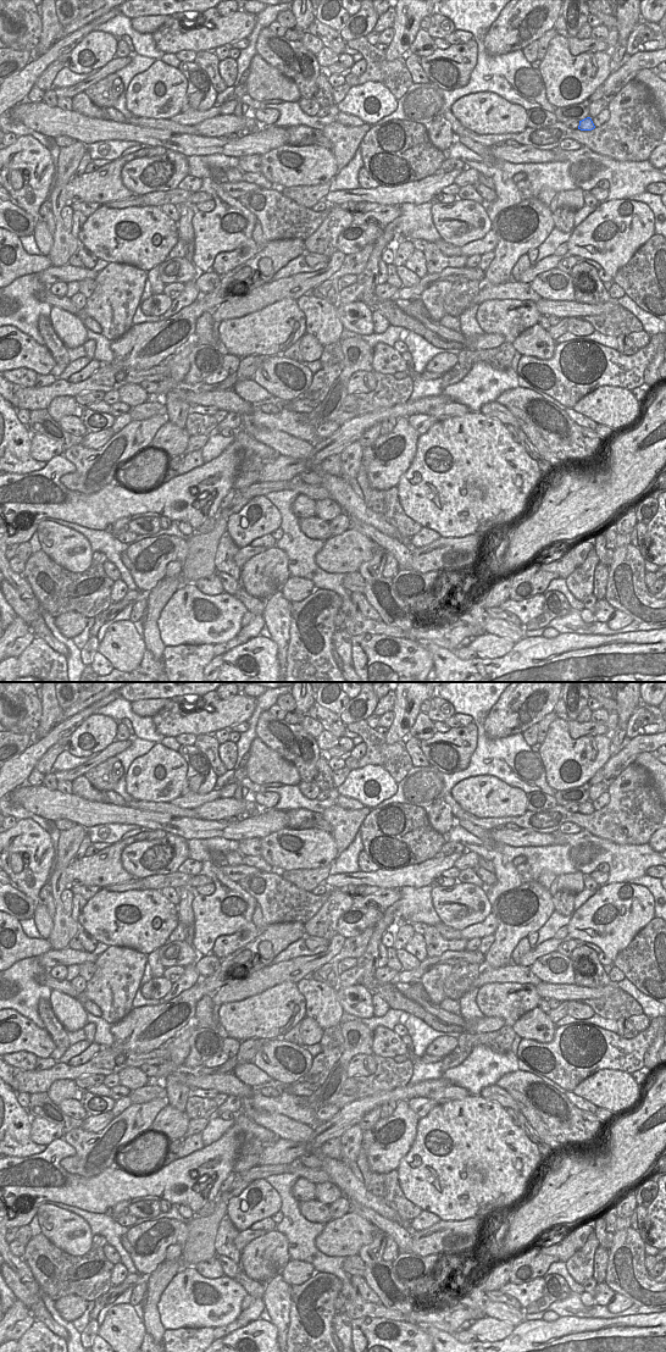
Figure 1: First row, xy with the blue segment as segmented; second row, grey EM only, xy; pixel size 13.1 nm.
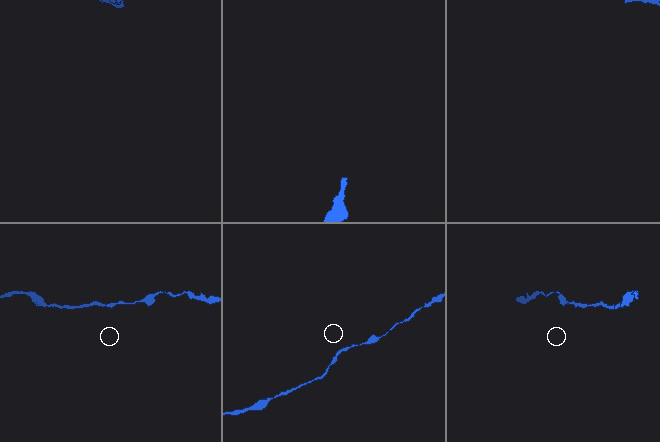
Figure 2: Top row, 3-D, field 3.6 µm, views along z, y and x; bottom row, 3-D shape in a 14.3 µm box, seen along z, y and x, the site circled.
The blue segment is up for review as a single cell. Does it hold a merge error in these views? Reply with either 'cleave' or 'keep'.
keep

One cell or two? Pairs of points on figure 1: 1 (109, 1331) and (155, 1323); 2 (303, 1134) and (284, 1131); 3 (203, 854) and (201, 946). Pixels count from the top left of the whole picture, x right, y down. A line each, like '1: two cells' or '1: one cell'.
1: two cells
2: one cell
3: two cells

